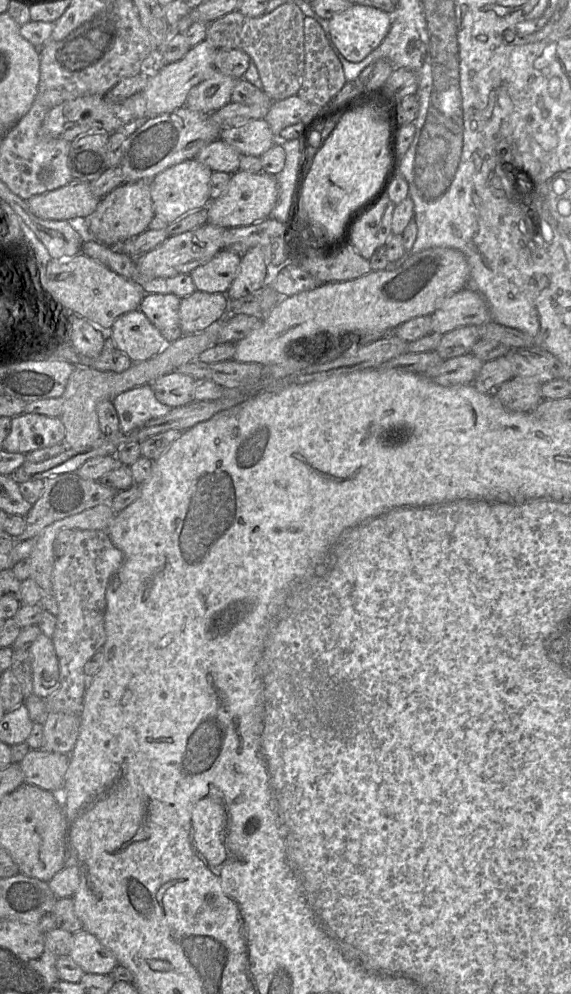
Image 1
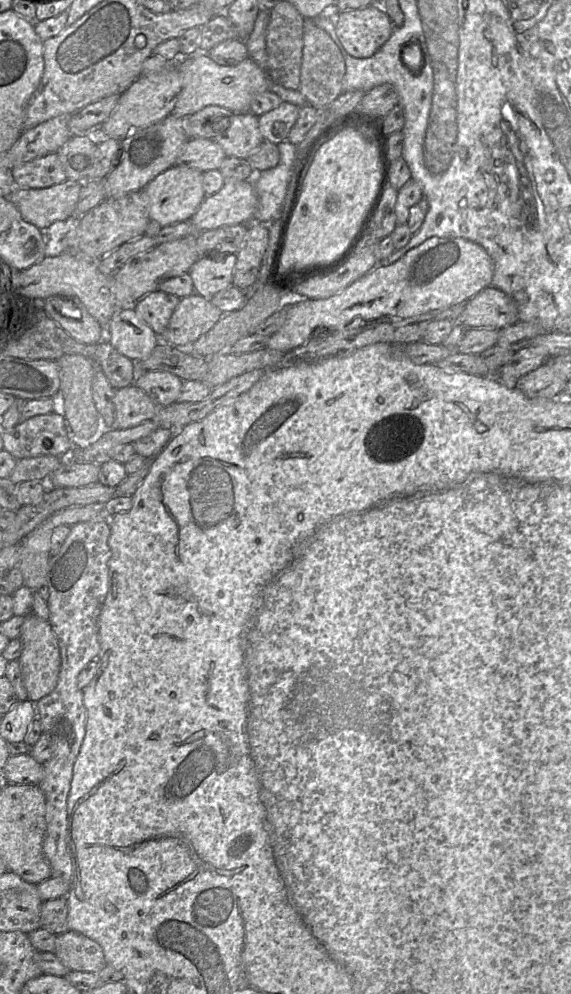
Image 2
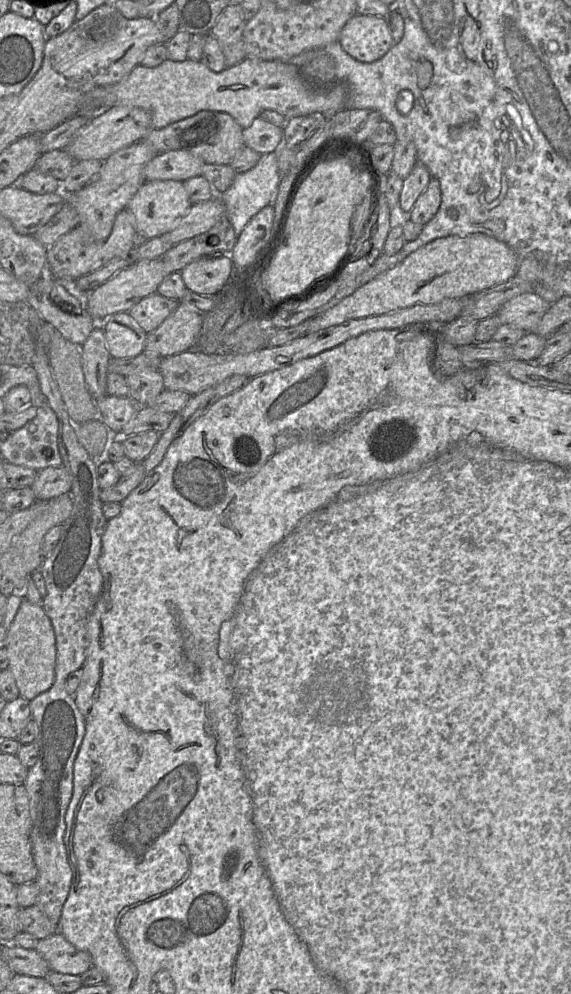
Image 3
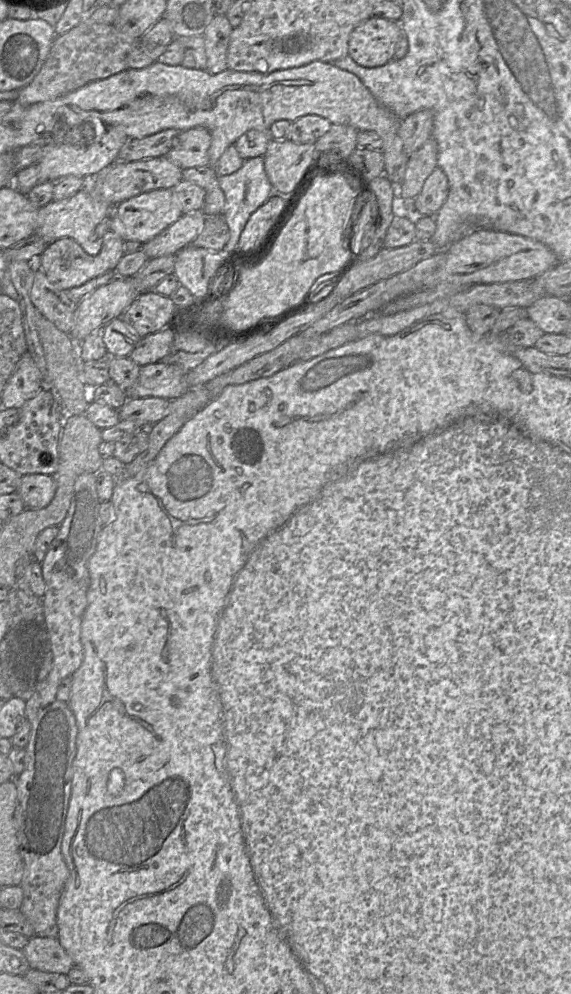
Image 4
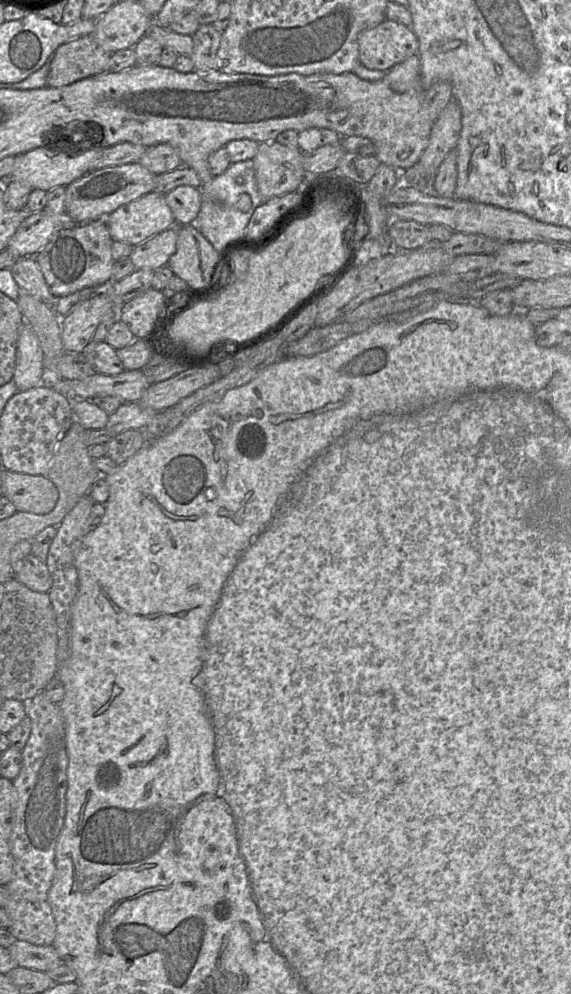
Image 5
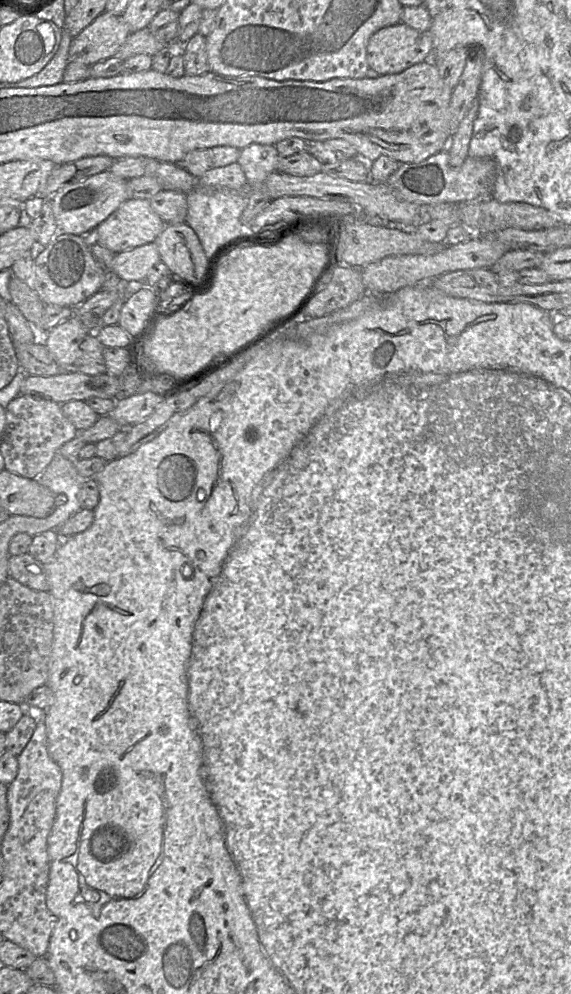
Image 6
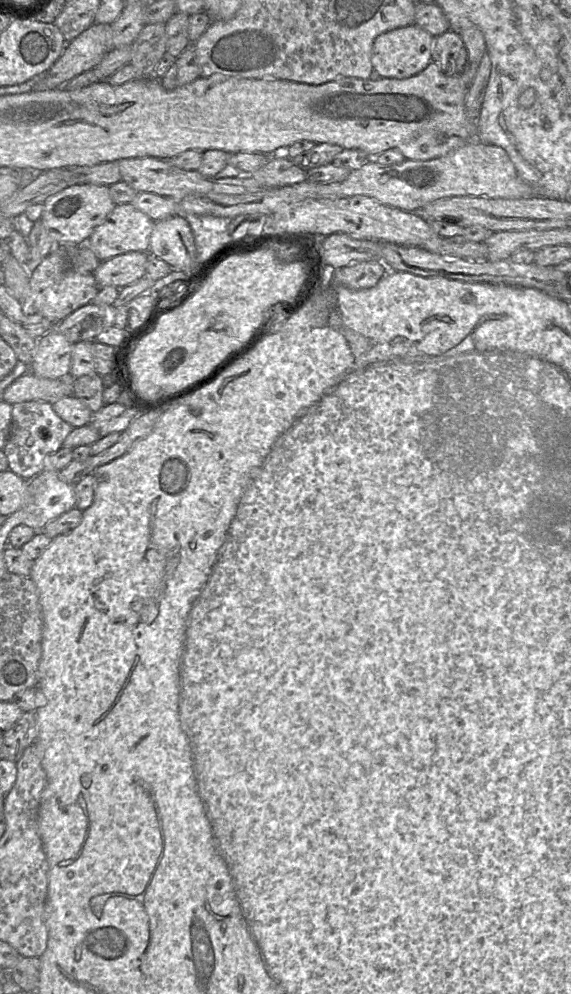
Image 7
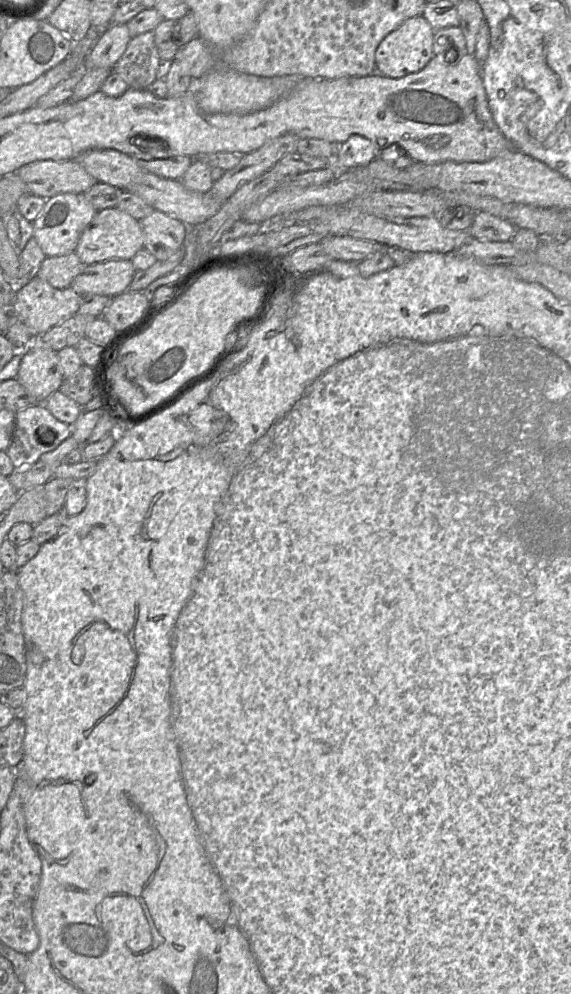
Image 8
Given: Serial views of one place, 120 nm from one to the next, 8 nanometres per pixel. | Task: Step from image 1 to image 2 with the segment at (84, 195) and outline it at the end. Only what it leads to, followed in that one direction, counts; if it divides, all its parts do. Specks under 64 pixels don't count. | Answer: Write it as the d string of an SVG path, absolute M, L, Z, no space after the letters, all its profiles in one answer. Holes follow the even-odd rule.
M66 180L43 189L16 188L5 197L14 204L24 221L46 229L56 221L74 221L76 203L83 182Z

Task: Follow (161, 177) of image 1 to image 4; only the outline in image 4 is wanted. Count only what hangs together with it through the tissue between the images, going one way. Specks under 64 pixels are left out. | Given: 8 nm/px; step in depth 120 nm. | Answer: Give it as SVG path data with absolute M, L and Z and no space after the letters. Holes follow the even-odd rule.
M156 189L129 198L114 207L111 220L116 220L116 232L124 241L149 242L182 215L179 200L172 189Z

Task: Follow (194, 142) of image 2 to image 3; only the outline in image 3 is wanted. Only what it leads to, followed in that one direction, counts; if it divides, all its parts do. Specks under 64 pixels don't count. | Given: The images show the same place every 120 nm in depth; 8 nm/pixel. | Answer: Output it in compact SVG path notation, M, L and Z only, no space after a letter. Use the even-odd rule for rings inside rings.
M172 150L158 153L144 167L145 181L186 181L200 176L204 162L189 150Z

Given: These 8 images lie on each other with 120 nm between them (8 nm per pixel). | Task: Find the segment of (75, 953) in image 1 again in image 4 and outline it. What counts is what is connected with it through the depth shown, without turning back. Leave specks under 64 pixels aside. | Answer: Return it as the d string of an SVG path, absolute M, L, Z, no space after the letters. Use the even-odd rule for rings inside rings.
M33 936L22 950L32 969L68 974L75 966L70 955L55 937Z

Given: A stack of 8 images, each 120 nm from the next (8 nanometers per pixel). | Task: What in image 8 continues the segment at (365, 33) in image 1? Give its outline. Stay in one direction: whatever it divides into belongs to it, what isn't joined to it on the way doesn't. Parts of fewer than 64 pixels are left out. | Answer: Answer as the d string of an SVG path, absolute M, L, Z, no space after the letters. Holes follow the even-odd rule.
M422 15L404 21L378 45L376 71L389 78L402 78L422 70L433 57L434 31Z

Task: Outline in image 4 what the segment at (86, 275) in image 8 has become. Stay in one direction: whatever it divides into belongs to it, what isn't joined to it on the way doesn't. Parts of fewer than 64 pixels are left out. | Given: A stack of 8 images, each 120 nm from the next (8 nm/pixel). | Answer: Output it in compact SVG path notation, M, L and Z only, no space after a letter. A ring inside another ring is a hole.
M202 212L182 214L176 222L142 245L149 259L175 255L190 245L204 228L206 215Z

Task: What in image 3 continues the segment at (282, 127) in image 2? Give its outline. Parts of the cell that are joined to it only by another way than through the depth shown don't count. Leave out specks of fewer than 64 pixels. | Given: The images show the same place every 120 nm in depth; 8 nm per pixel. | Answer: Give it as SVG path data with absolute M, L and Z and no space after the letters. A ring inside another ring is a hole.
M259 117L243 130L244 145L260 154L275 151L283 142L284 129Z

